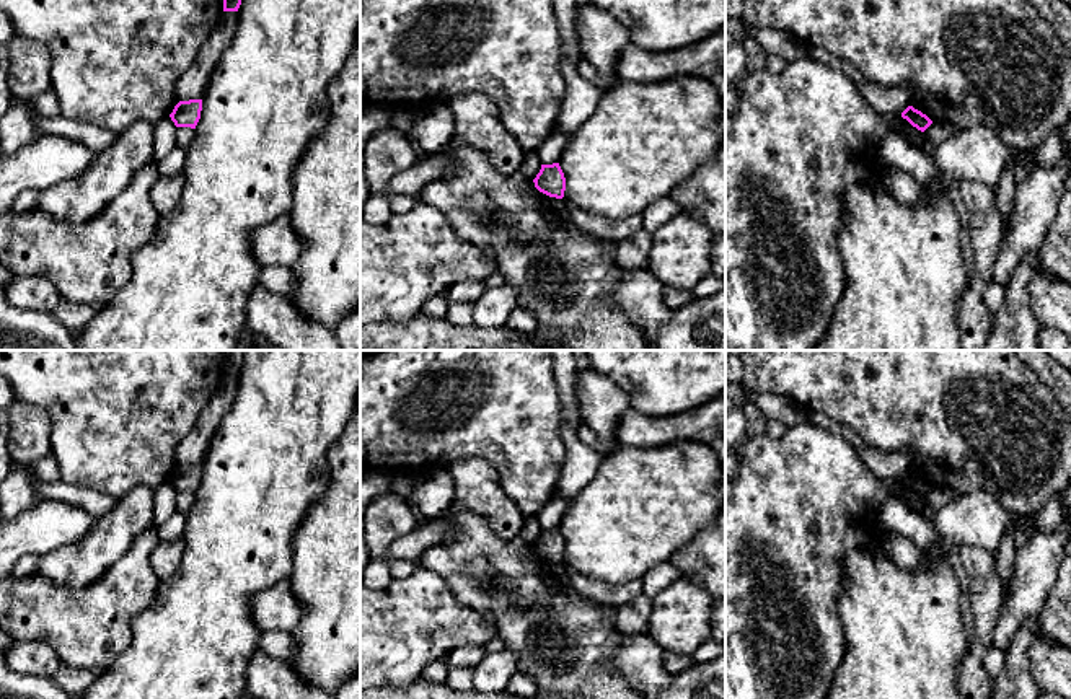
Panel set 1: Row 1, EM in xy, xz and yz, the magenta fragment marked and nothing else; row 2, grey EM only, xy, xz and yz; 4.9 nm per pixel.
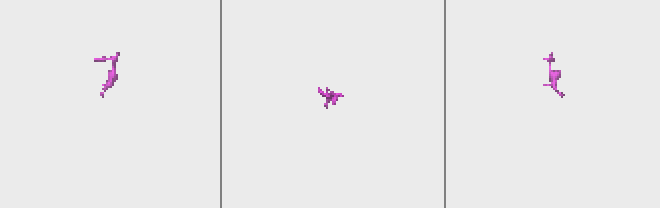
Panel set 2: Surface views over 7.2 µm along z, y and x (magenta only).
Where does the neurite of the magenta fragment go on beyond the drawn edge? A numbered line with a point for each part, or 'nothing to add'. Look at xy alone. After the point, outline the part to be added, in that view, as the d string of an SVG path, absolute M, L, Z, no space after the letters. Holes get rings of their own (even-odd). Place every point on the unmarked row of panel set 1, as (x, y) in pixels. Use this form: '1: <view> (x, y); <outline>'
nothing to add

